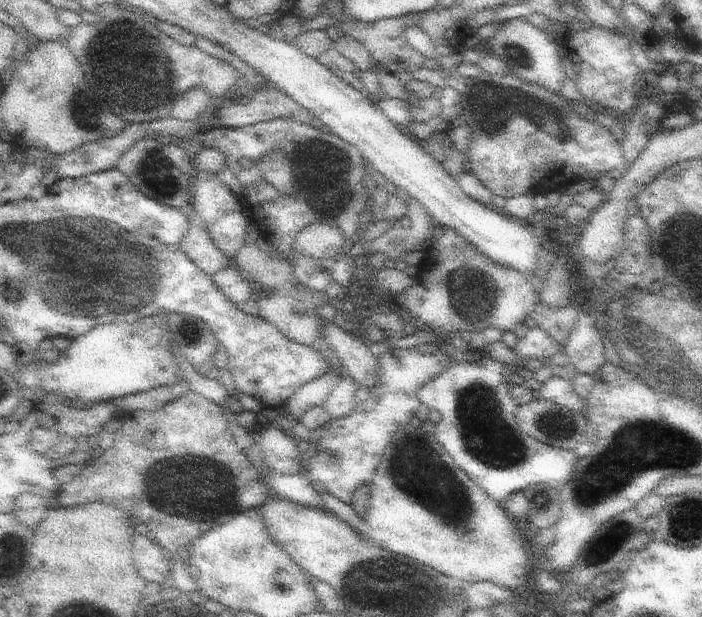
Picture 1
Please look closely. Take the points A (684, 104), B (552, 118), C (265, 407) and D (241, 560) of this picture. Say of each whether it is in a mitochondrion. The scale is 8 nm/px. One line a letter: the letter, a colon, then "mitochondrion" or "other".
A: other
B: mitochondrion
C: other
D: mitochondrion

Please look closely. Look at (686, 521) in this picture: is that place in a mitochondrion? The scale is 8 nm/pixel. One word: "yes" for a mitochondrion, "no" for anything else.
yes

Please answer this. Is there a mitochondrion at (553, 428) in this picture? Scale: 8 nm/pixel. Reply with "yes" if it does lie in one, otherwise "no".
yes

